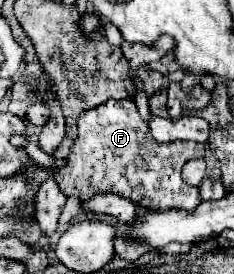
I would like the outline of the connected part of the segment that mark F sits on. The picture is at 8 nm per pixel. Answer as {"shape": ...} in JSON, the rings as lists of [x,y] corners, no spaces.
{"shape":[[[109,100],[81,114],[79,136],[65,166],[57,170],[55,180],[65,196],[77,196],[79,200],[91,198],[95,190],[111,190],[113,194],[139,202],[147,210],[193,210],[201,202],[199,188],[183,182],[181,168],[185,162],[203,156],[205,146],[197,142],[155,142],[133,100]]]}

